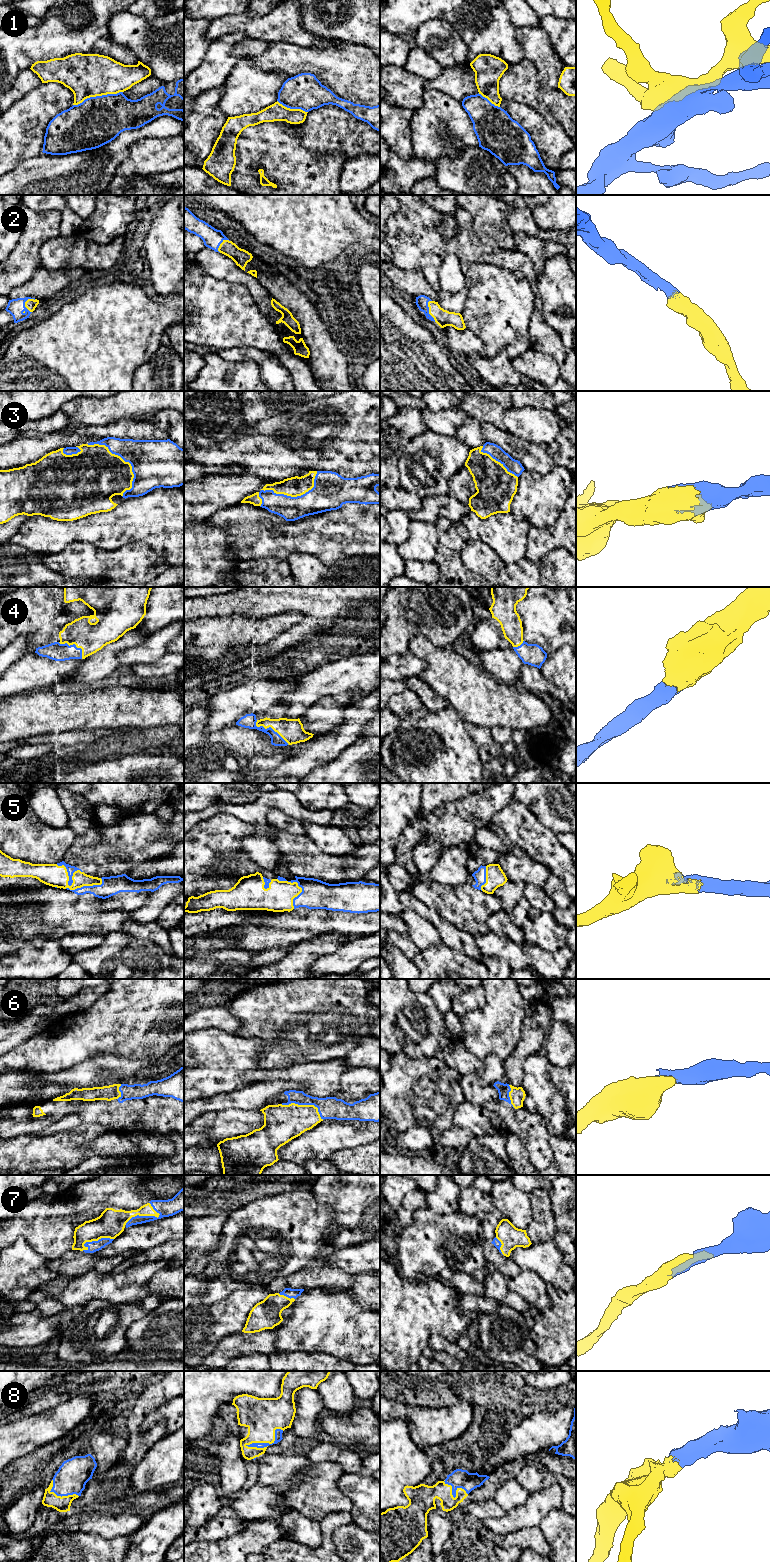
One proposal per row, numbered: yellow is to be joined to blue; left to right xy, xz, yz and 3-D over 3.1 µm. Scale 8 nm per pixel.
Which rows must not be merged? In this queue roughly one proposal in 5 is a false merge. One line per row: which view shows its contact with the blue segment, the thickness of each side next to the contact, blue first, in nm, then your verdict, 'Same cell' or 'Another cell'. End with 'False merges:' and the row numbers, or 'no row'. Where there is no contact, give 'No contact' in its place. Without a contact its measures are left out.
1: Touches blue in xy. Thickness 380 nm (blue) against 360 nm. Same cell
2: Touches blue in yz. Thickness 100 nm (blue) against 140 nm. Same cell
3: Touches blue in xy. Thickness 380 nm (blue) against 400 nm. Same cell
4: Touches blue in xz. Thickness 110 nm (blue) against 190 nm. Same cell
5: Touches blue in xy. Thickness 60 nm (blue) against 180 nm. Same cell
6: Touches blue in xz. Thickness 180 nm (blue) against 300 nm. Same cell
7: Touches blue in xy. Thickness 140 nm (blue) against 220 nm. Same cell
8: Touches blue in xz. Thickness 60 nm (blue) against 300 nm. Same cell
False merges: no row

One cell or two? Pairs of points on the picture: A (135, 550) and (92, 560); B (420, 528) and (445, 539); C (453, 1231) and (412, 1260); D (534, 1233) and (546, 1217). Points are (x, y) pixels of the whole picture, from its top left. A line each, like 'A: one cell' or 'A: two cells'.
A: one cell
B: two cells
C: one cell
D: one cell

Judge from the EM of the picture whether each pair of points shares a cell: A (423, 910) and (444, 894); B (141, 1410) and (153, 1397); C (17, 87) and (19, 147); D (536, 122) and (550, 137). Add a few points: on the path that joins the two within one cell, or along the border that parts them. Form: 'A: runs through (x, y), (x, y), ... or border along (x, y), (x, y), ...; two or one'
A: border along (410, 891), (420, 901), (433, 908), (446, 920); two
B: runs through (143, 1407), (150, 1400); one
C: border along (36, 86), (10, 107); two
D: runs through (540, 126), (546, 133); one

